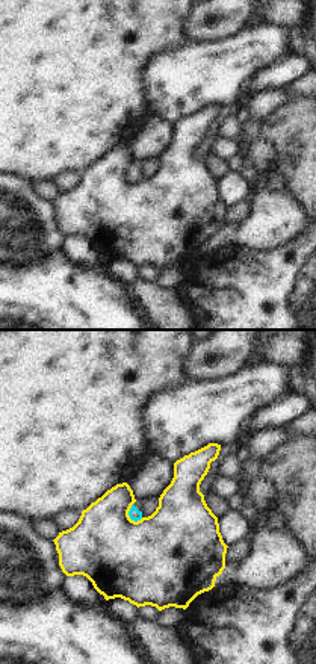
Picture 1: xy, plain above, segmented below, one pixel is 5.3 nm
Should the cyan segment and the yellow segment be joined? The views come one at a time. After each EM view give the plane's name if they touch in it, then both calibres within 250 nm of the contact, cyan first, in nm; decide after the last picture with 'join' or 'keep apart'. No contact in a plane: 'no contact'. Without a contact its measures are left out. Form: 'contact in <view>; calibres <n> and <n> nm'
contact in xy; calibres 70 and 420 nm

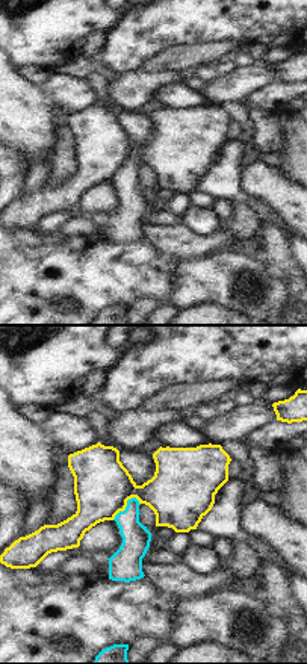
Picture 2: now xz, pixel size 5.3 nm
contact in xz; calibres 150 and 300 nm

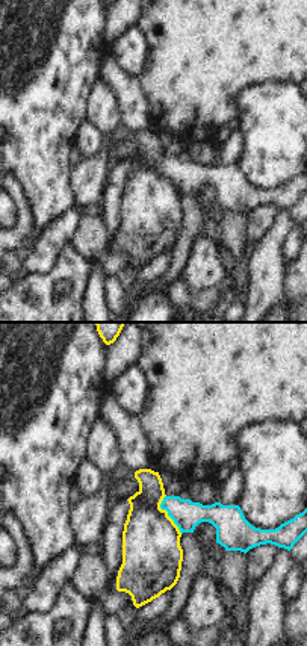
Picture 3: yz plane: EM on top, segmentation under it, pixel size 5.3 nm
contact in yz; calibres 160 and 320 nm

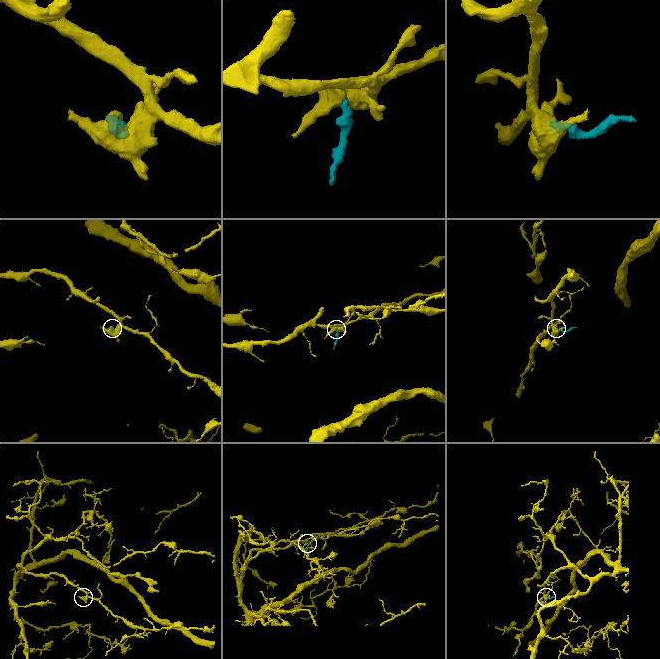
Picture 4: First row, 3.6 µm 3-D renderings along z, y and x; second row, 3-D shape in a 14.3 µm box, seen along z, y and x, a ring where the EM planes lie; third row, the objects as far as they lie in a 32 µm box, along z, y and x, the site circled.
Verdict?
keep apart

